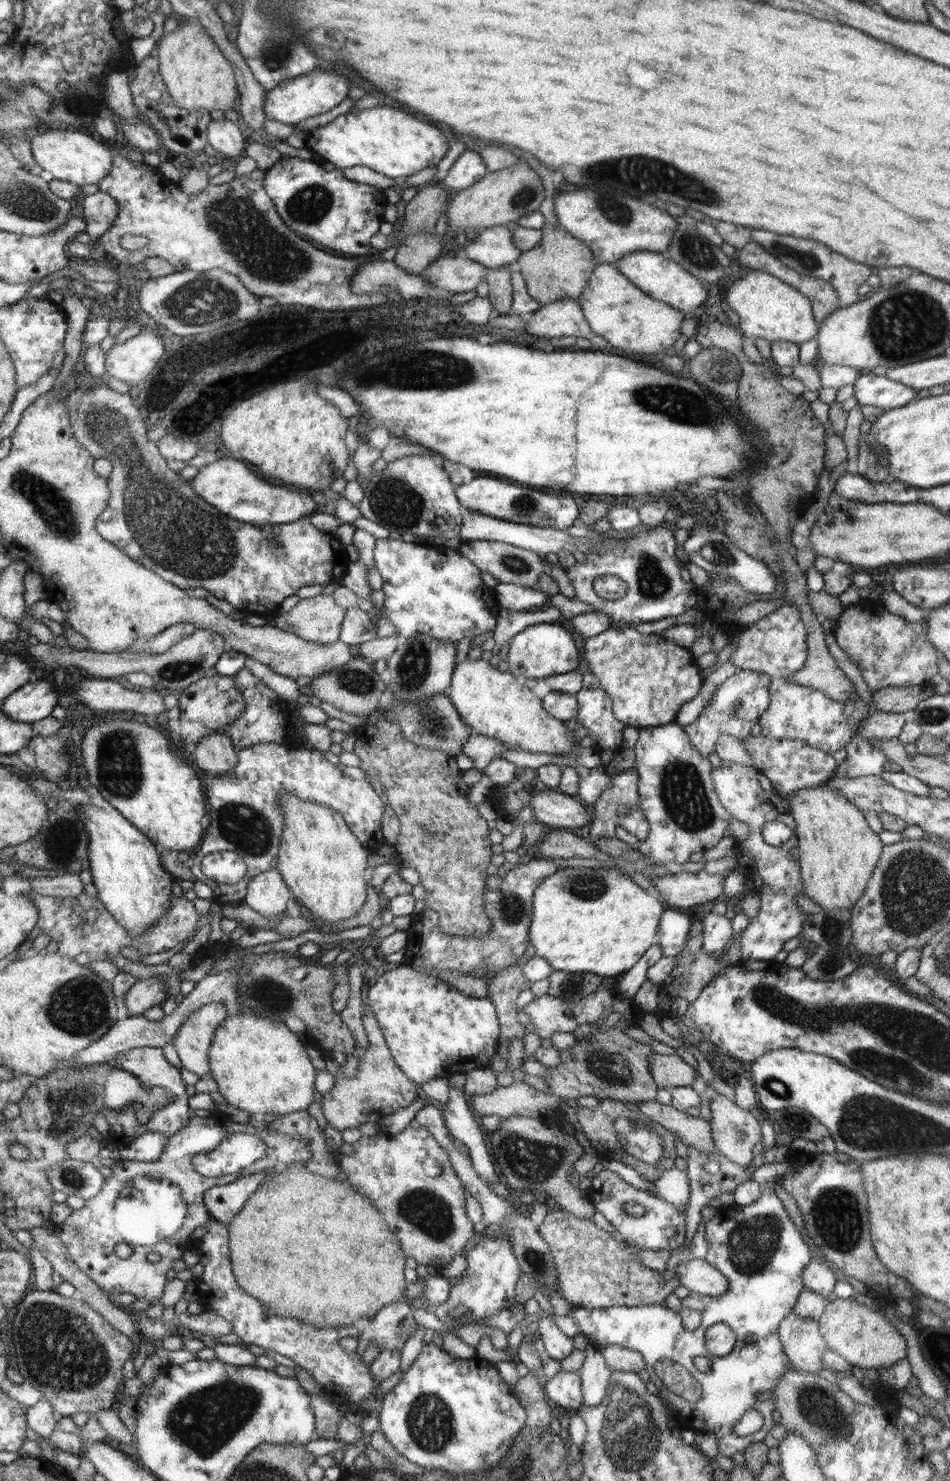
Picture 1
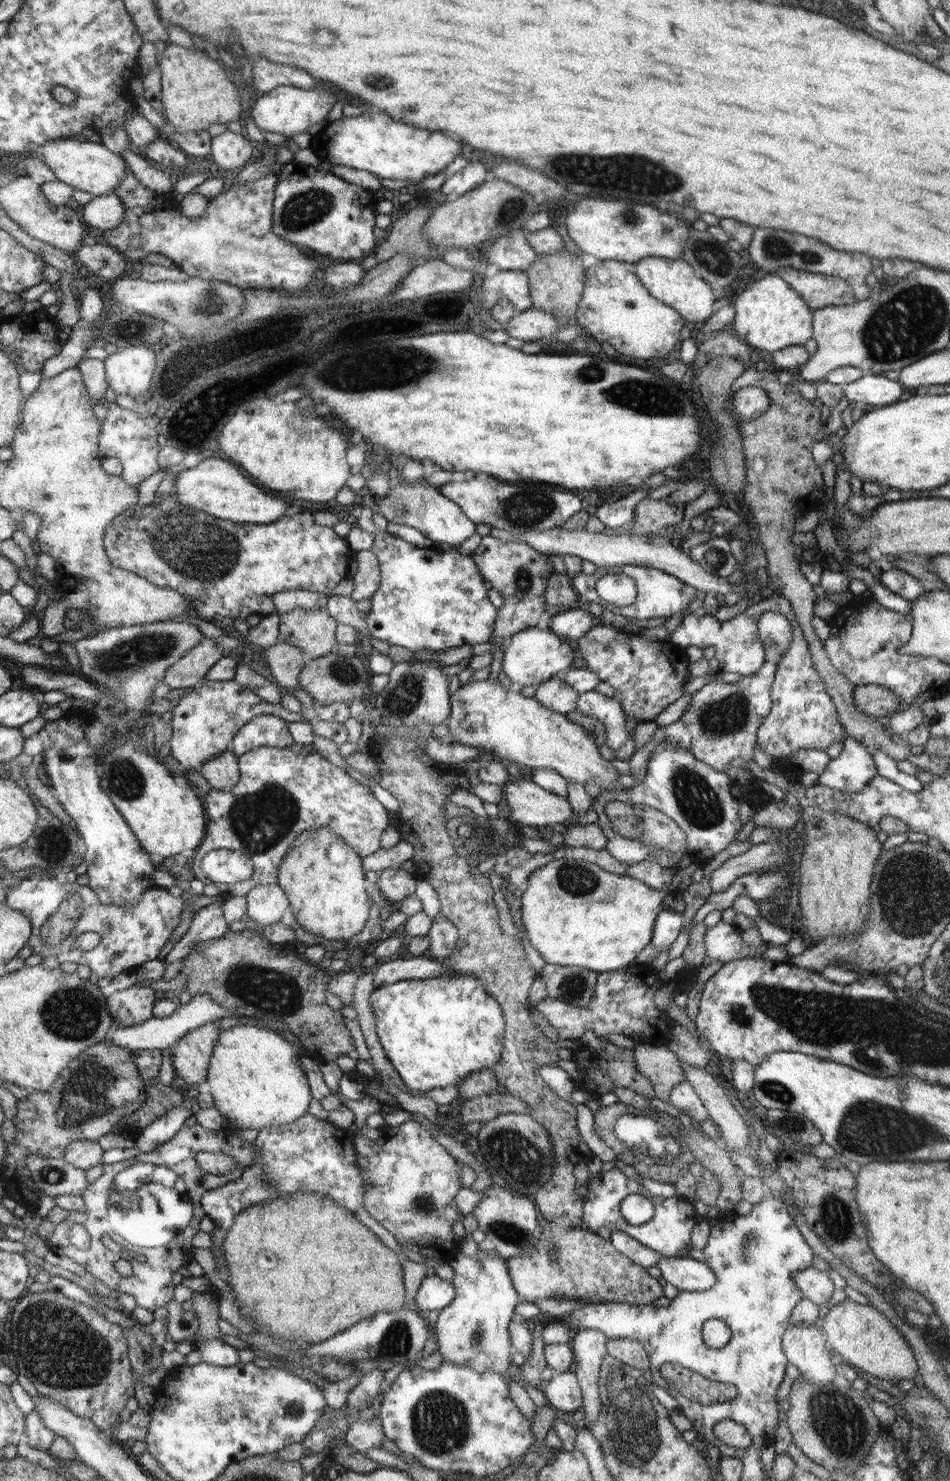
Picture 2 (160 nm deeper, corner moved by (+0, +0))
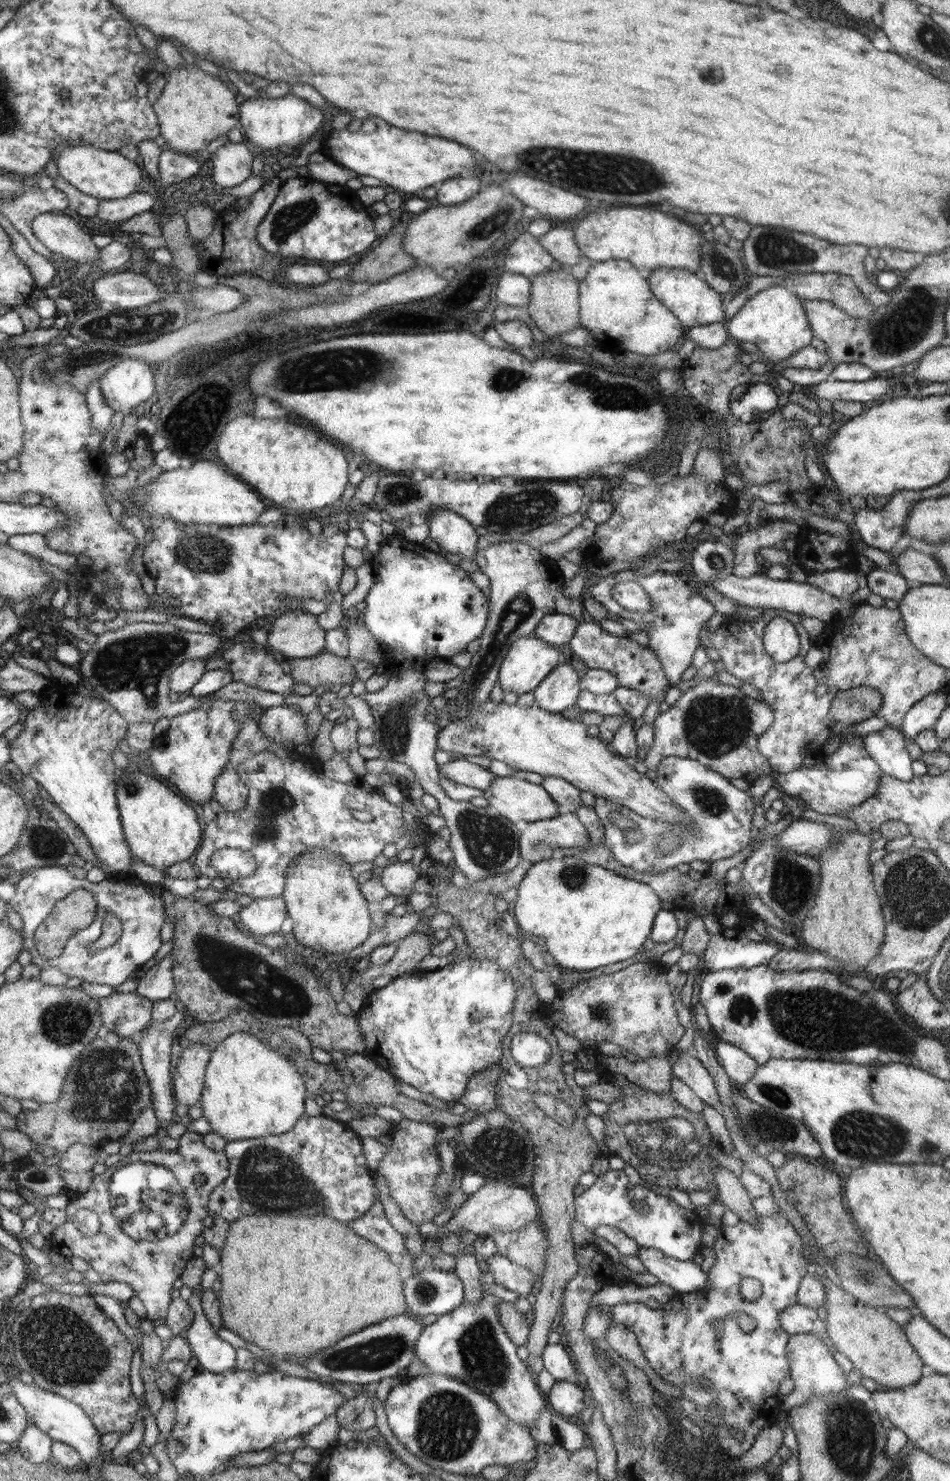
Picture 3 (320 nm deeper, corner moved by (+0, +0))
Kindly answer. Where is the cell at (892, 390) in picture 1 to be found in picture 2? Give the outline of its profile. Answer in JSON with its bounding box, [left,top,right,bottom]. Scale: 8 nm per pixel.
[842,375,905,407]

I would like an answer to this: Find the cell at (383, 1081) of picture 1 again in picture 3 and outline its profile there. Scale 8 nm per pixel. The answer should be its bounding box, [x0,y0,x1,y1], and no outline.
[361,931,435,994]

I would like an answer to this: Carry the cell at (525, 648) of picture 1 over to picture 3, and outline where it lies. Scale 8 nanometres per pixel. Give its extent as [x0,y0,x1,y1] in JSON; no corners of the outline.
[499,636,560,696]

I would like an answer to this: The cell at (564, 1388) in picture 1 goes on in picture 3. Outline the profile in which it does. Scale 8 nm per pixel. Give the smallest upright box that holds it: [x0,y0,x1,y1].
[548,1381,584,1416]

